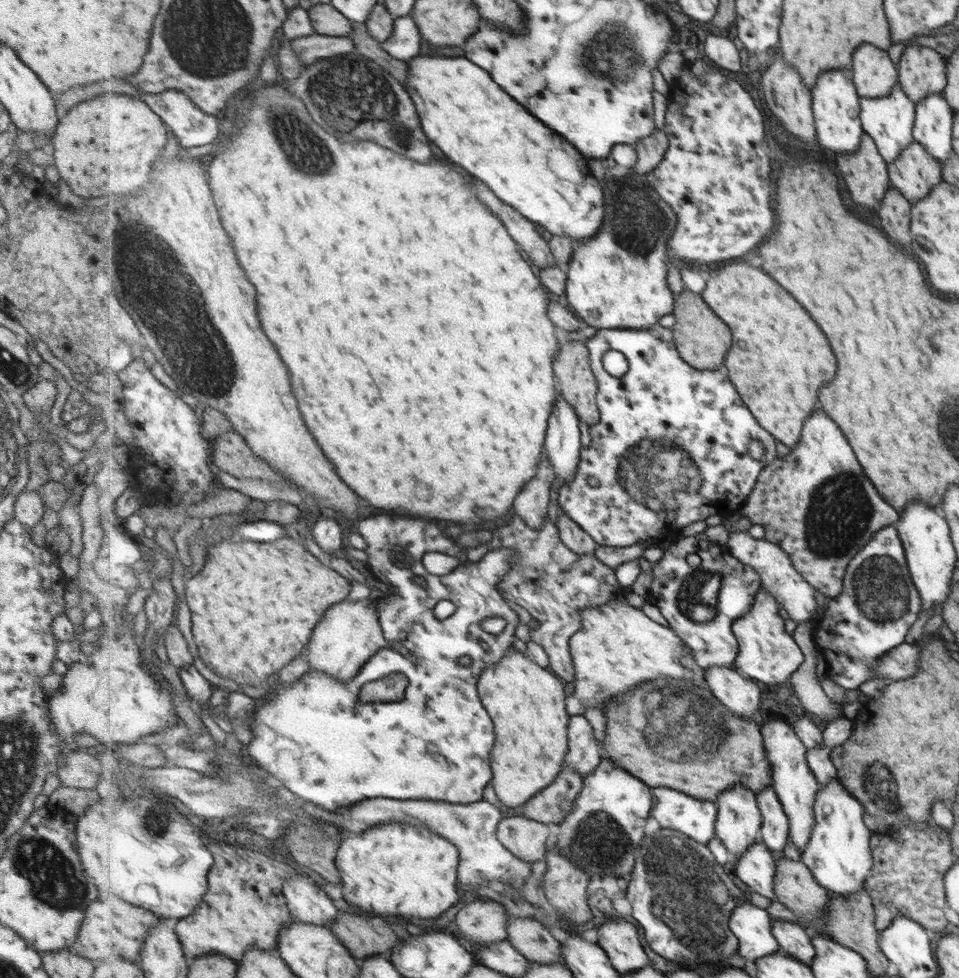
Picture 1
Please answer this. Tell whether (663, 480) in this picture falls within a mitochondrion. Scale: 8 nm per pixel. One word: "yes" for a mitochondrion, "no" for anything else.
yes

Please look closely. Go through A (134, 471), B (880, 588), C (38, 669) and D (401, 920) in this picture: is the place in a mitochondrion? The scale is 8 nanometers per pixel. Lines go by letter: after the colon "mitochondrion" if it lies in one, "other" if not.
A: other
B: mitochondrion
C: other
D: other

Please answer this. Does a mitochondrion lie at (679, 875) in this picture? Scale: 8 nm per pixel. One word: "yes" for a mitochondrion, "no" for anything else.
yes

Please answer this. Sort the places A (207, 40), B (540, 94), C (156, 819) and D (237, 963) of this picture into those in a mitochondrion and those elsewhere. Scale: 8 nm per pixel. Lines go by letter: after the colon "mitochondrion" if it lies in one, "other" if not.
A: mitochondrion
B: other
C: mitochondrion
D: other

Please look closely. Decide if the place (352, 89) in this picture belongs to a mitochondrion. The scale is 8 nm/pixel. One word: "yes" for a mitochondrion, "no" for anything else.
yes

